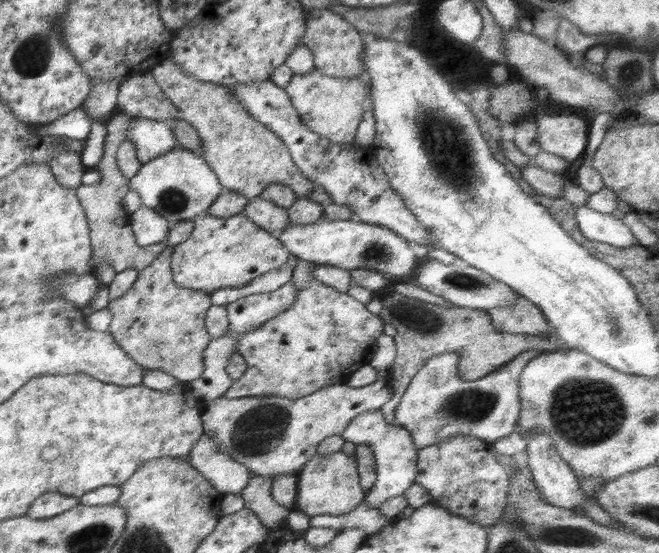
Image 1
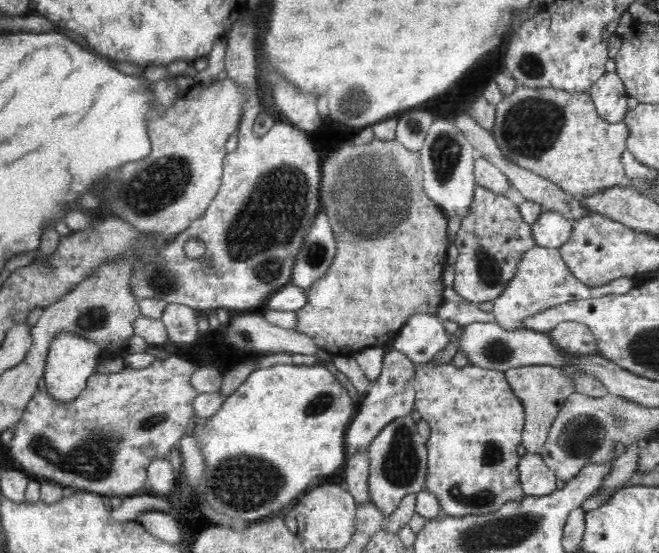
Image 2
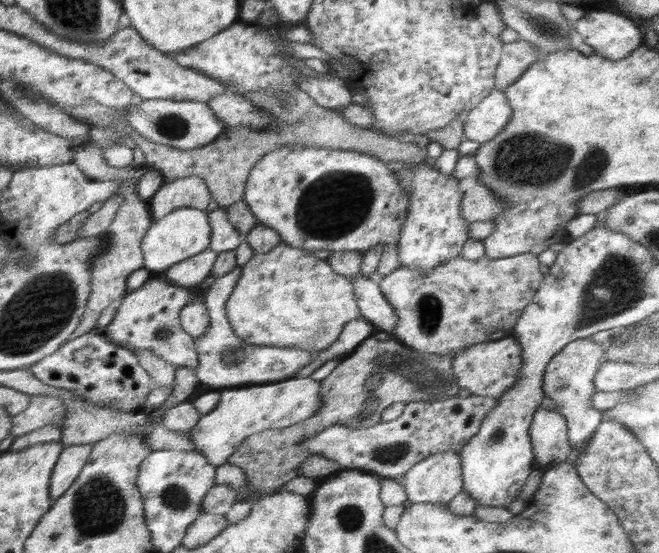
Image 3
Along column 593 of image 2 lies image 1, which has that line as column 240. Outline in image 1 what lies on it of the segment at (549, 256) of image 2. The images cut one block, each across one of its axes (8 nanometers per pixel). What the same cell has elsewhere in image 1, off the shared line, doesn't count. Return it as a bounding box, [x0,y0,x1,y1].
[209,264,292,306]

